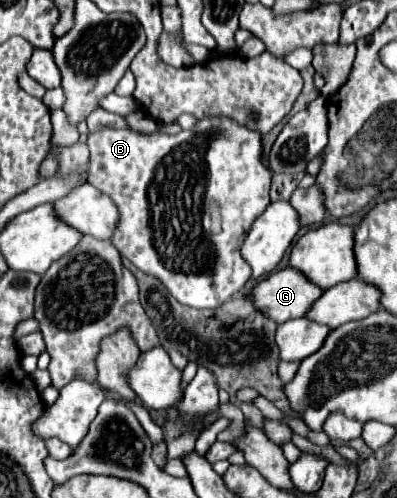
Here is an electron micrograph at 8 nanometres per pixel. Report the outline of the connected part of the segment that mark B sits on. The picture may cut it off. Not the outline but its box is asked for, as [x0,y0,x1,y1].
[86,117,270,309]

